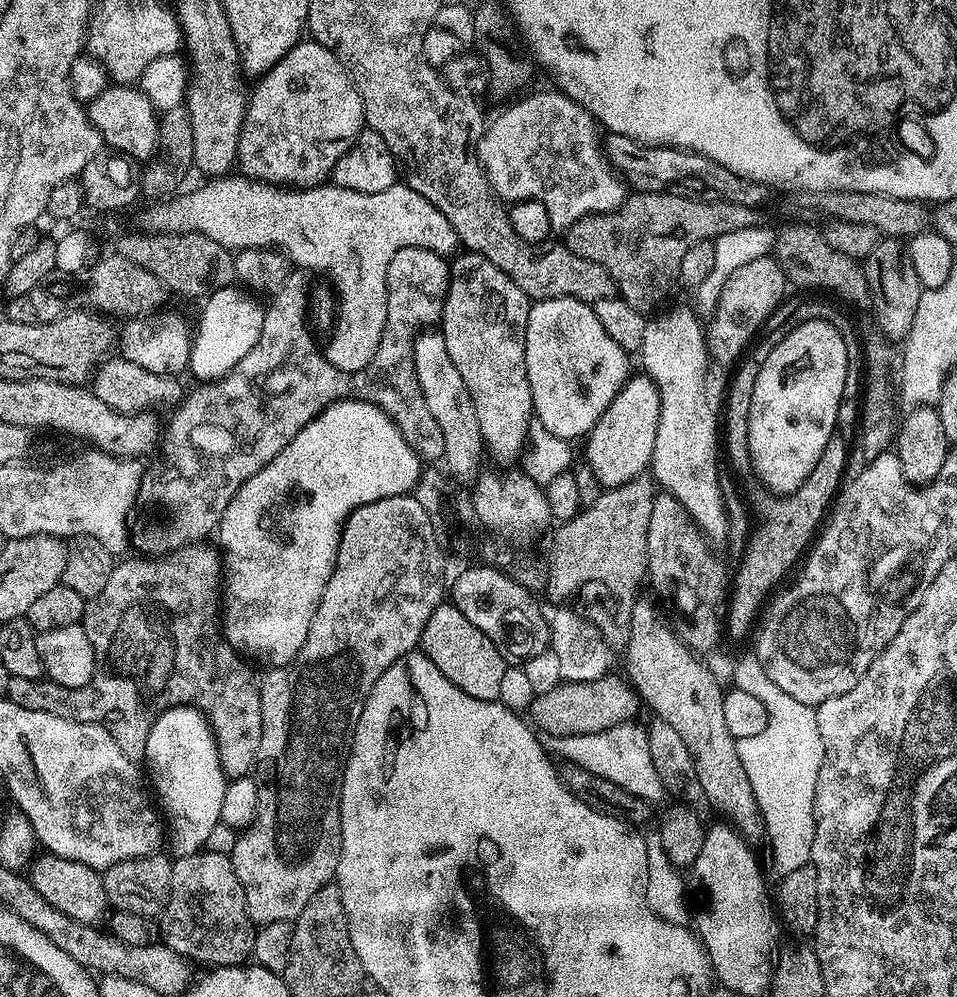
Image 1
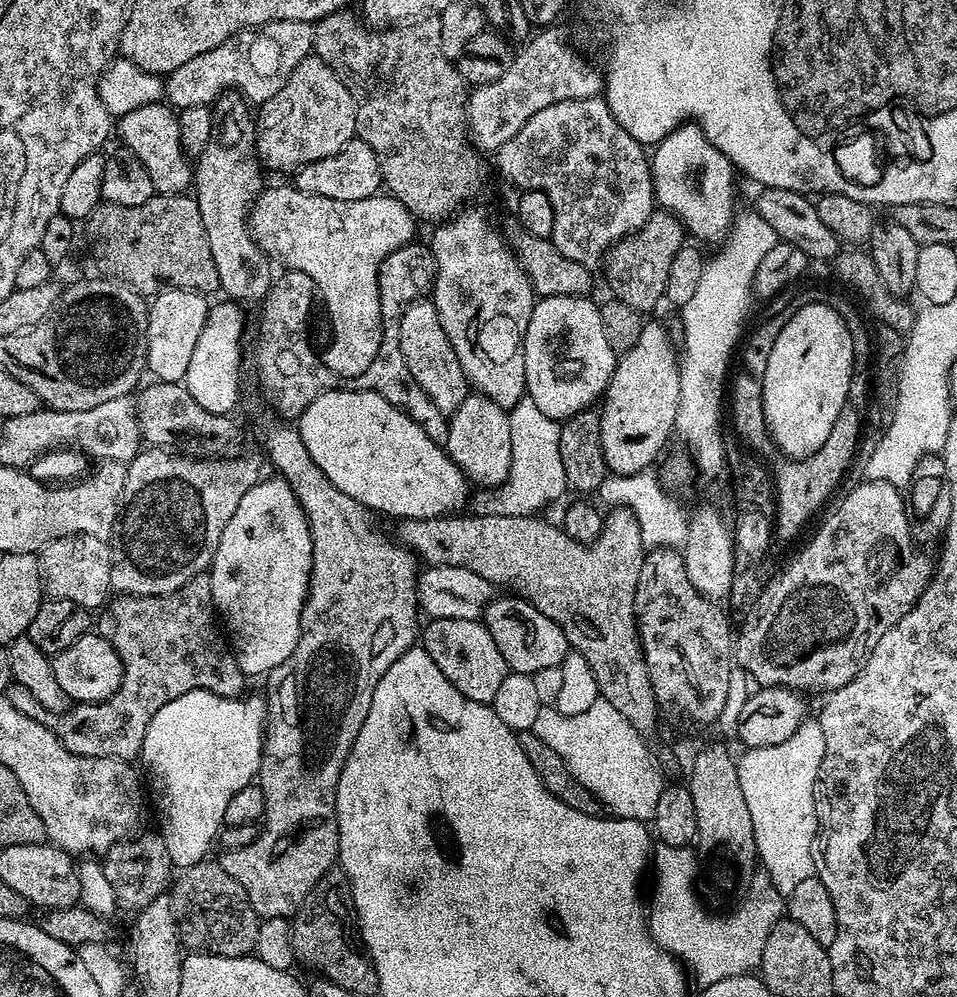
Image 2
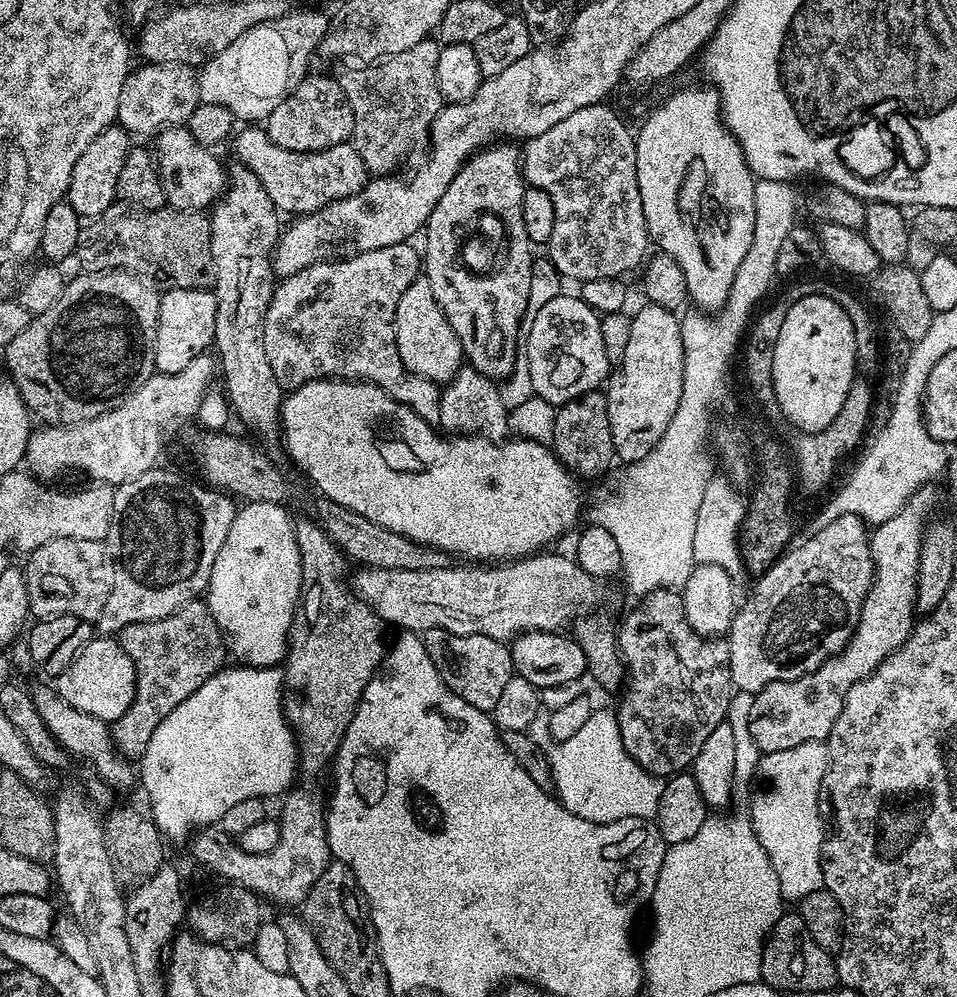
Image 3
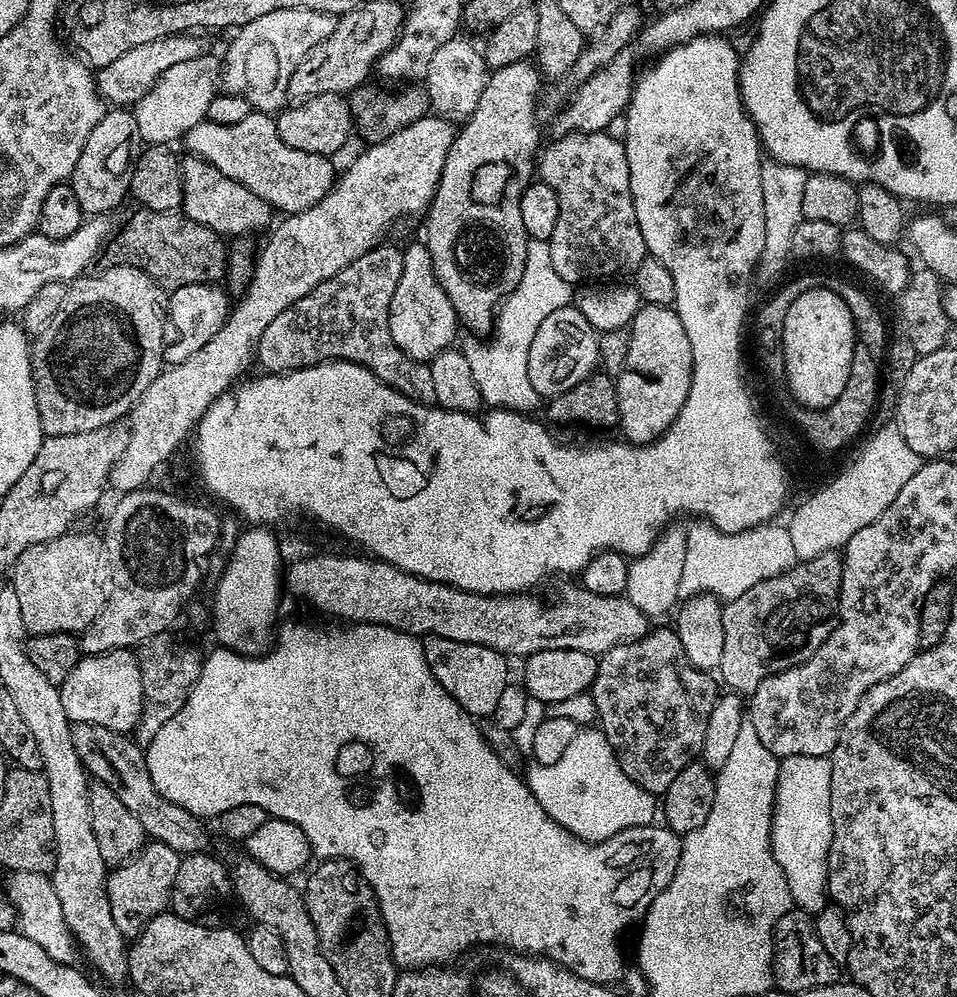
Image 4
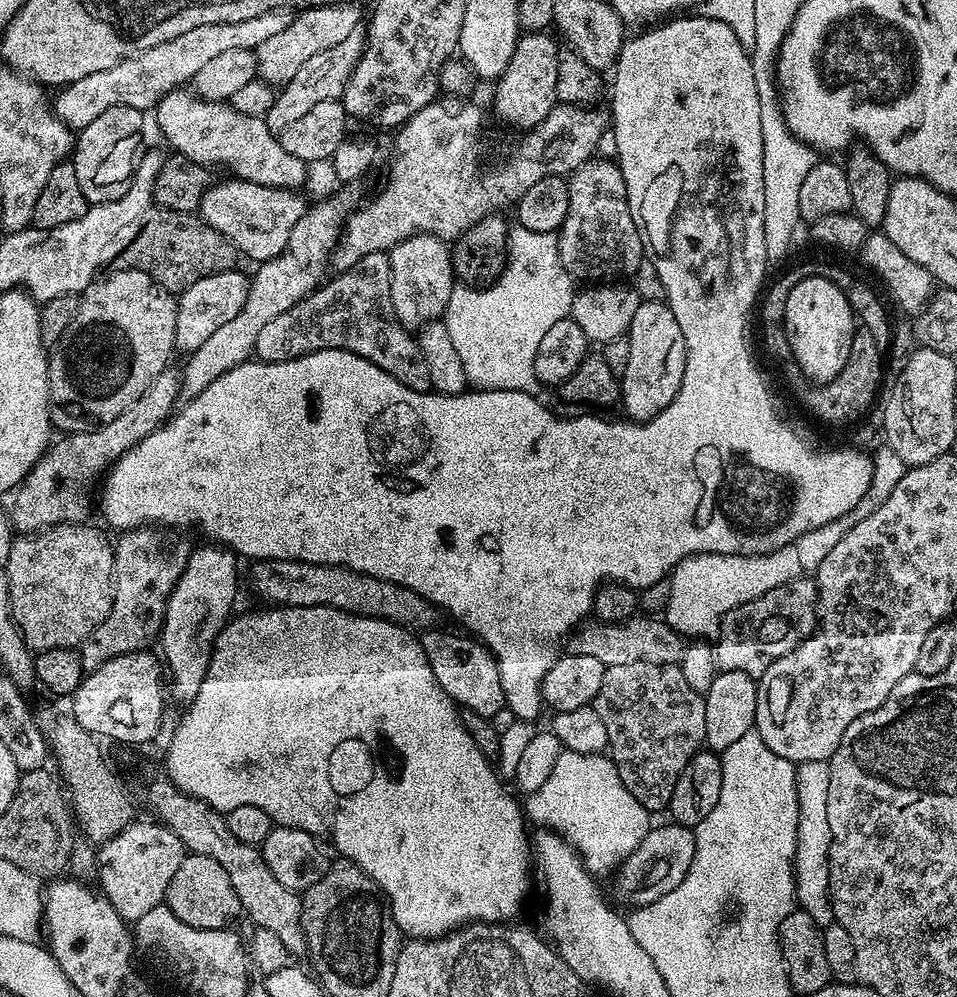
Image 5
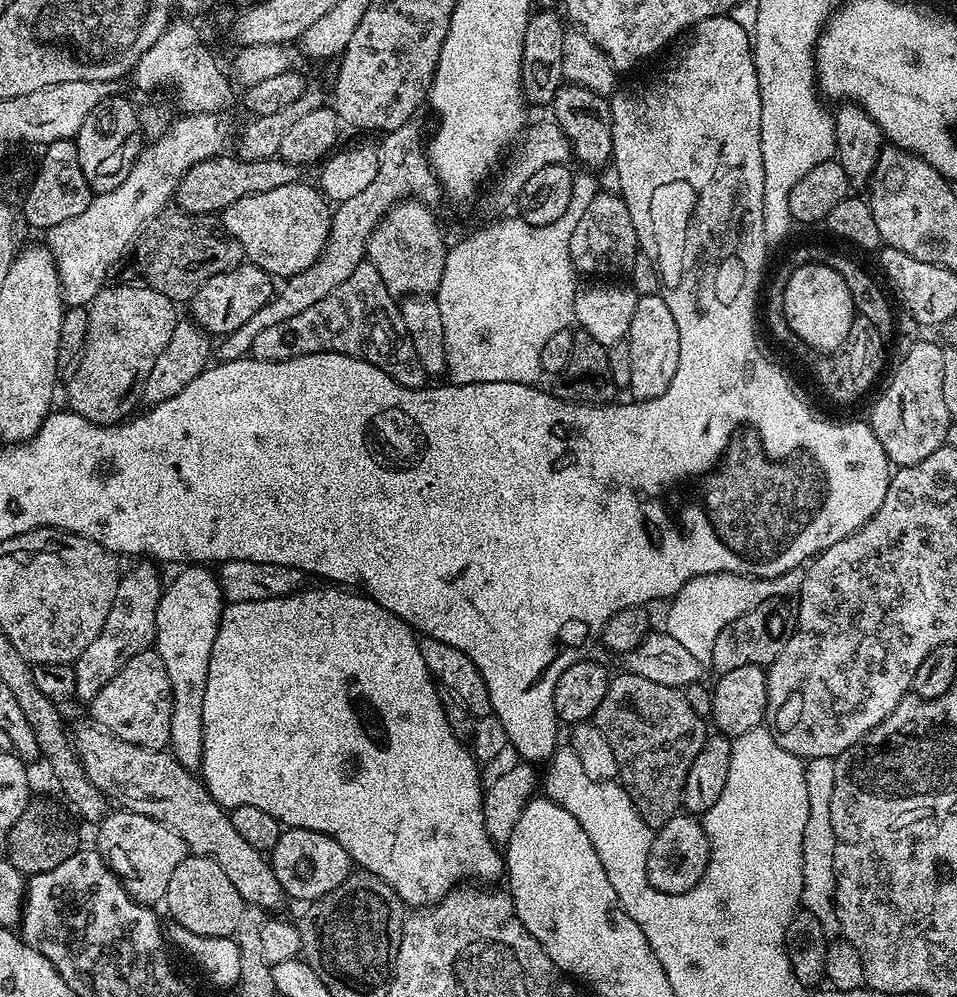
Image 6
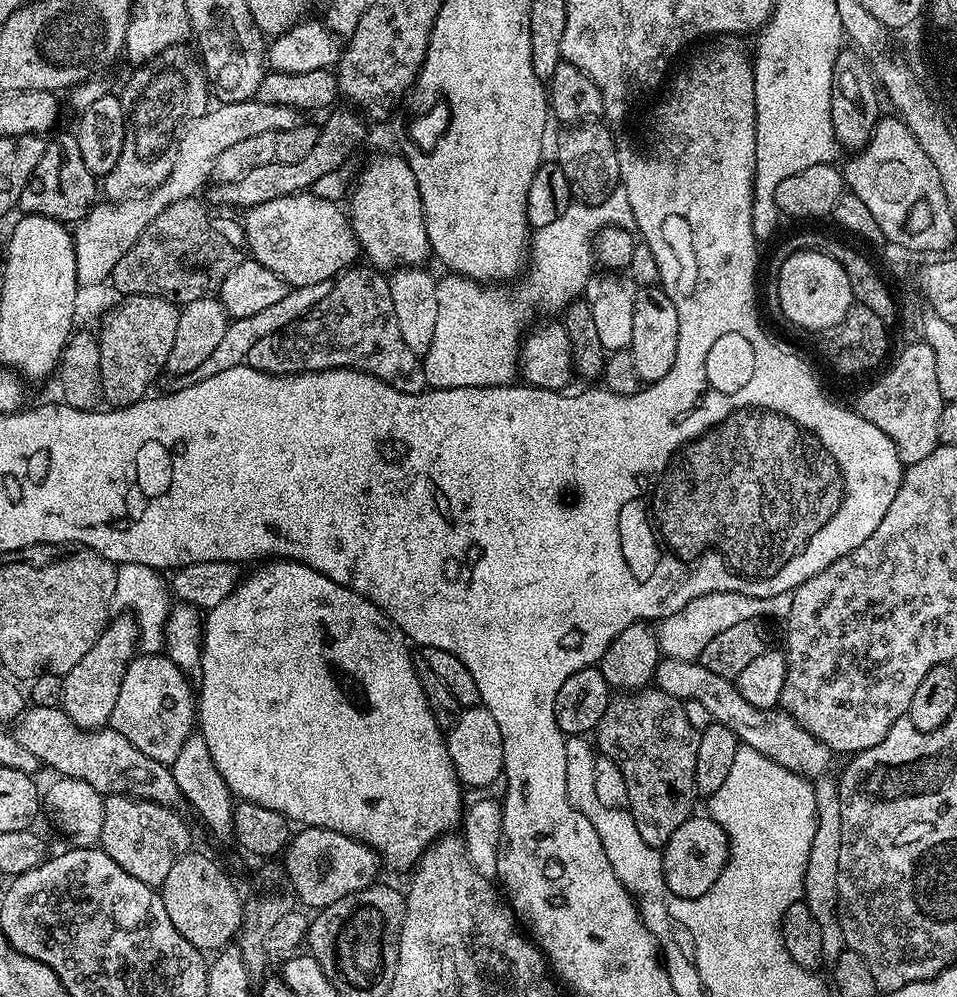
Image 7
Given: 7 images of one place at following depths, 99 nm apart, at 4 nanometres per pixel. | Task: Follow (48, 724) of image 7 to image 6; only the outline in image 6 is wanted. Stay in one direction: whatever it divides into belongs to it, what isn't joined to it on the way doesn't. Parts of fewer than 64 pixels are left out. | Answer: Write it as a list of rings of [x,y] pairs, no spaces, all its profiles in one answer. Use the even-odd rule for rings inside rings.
[[[95,723],[80,724],[71,733],[72,747],[76,749],[76,756],[82,762],[86,778],[98,786],[98,790],[108,797],[113,805],[119,806],[125,812],[134,814],[146,814],[146,818],[154,818],[154,822],[162,822],[166,830],[174,830],[182,842],[188,844],[188,851],[194,856],[209,856],[230,878],[231,884],[238,890],[244,899],[245,905],[263,908],[265,913],[272,914],[275,908],[280,908],[286,903],[286,897],[278,878],[274,878],[274,870],[269,857],[265,853],[254,850],[254,846],[243,840],[234,830],[234,822],[231,815],[220,805],[214,802],[214,798],[204,787],[201,777],[193,774],[189,769],[172,757],[171,751],[157,750],[155,748],[139,748],[114,734],[110,734],[105,728]]]

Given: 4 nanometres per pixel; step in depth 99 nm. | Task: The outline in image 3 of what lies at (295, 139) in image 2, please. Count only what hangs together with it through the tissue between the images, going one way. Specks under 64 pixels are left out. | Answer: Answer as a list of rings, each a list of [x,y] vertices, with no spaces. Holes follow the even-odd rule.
[[[305,75],[300,85],[268,115],[266,131],[270,139],[278,146],[295,152],[321,152],[335,144],[345,143],[352,134],[351,106],[347,104],[346,95],[336,78],[331,76]]]

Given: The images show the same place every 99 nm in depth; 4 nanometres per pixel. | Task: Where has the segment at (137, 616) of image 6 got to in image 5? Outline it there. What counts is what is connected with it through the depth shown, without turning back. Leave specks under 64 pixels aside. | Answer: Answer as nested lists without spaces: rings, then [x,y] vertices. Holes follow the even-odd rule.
[[[145,526],[143,528],[130,528],[123,533],[124,536],[114,544],[112,557],[114,558],[114,570],[112,571],[112,605],[110,614],[87,636],[78,651],[80,661],[85,673],[98,670],[102,662],[110,658],[118,658],[127,652],[139,652],[147,649],[148,644],[157,639],[160,634],[160,627],[164,624],[166,614],[166,600],[174,590],[178,578],[182,578],[182,570],[186,570],[190,544],[183,540],[183,535],[172,530],[165,530],[160,526]]]

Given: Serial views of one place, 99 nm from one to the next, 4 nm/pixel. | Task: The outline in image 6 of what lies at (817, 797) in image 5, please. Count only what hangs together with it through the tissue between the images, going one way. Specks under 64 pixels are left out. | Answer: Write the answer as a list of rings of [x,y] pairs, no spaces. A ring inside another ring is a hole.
[[[814,758],[804,765],[806,798],[810,798],[810,818],[806,818],[806,834],[802,838],[802,894],[803,911],[818,918],[818,926],[829,938],[840,936],[840,923],[836,913],[836,875],[834,874],[834,846],[836,835],[830,823],[830,801],[834,799],[834,759]]]

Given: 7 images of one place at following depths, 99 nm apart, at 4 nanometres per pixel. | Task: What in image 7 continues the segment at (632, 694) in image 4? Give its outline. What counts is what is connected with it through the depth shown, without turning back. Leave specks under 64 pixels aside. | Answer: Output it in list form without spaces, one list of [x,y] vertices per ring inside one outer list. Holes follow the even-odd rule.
[[[655,686],[641,688],[639,692],[625,692],[616,694],[609,699],[606,714],[594,729],[595,747],[601,757],[608,757],[617,764],[622,772],[628,791],[627,811],[632,813],[634,822],[638,826],[638,834],[650,847],[663,849],[664,844],[693,815],[692,808],[698,801],[696,783],[694,782],[694,765],[698,762],[698,742],[700,732],[690,726],[684,713],[681,701],[668,696]]]

